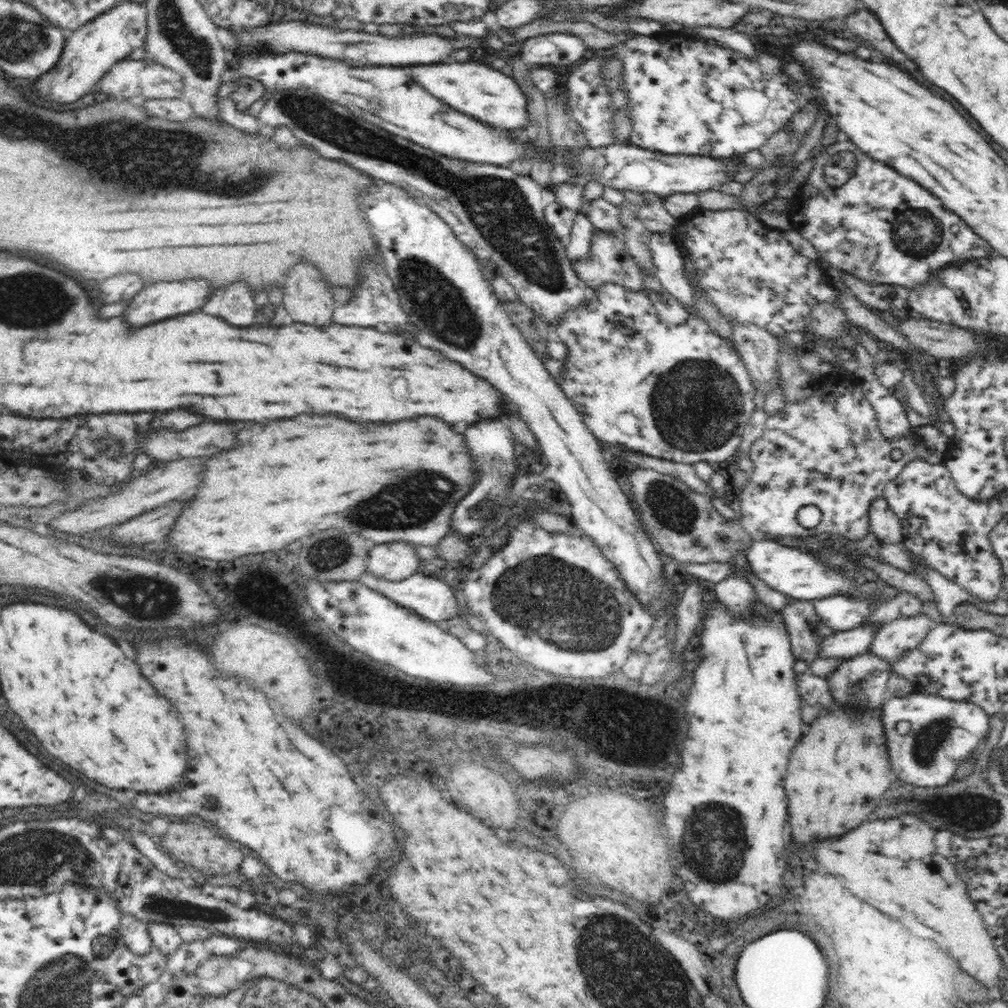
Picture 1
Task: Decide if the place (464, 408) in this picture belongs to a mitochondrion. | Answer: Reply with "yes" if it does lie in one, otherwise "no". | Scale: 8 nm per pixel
no

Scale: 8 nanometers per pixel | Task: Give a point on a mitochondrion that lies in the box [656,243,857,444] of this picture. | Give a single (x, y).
(731, 295)

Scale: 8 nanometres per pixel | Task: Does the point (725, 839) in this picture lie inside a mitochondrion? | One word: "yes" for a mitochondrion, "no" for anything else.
yes

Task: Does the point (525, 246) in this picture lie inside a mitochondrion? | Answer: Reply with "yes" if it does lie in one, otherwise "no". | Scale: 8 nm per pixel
yes

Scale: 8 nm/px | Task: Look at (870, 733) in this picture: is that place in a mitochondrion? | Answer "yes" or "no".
no

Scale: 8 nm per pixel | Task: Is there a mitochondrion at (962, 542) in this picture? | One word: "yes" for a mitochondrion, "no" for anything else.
no

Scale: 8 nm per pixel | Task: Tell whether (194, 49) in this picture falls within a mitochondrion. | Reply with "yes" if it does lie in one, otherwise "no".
yes

